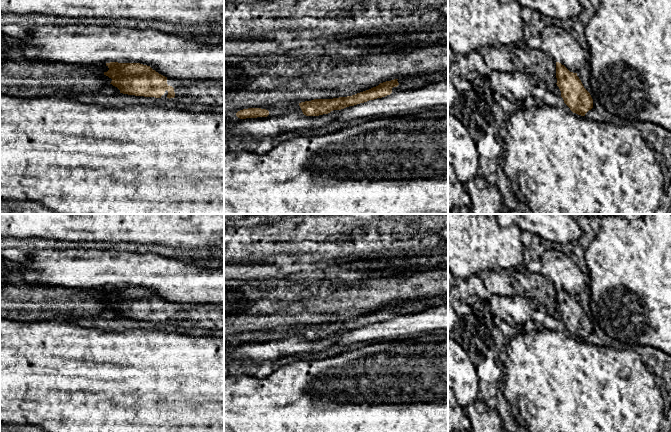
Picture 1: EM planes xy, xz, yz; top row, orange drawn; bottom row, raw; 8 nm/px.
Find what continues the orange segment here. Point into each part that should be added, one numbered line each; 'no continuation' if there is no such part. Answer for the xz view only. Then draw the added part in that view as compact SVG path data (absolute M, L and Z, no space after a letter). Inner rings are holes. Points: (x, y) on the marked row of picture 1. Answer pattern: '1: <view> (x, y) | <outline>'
1: xz (411, 82) | M448 70L427 75L403 77L397 80L399 85L392 88L392 93L398 90L411 90L421 88L435 82L448 81Z

